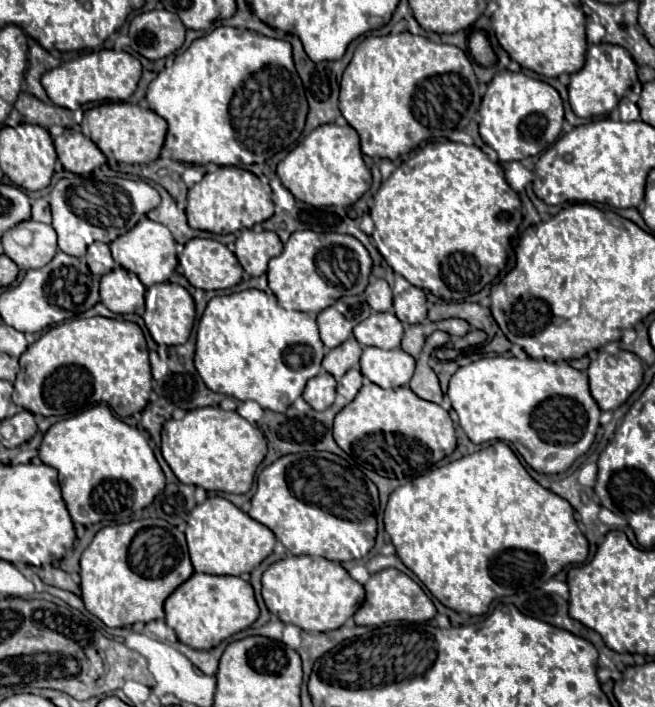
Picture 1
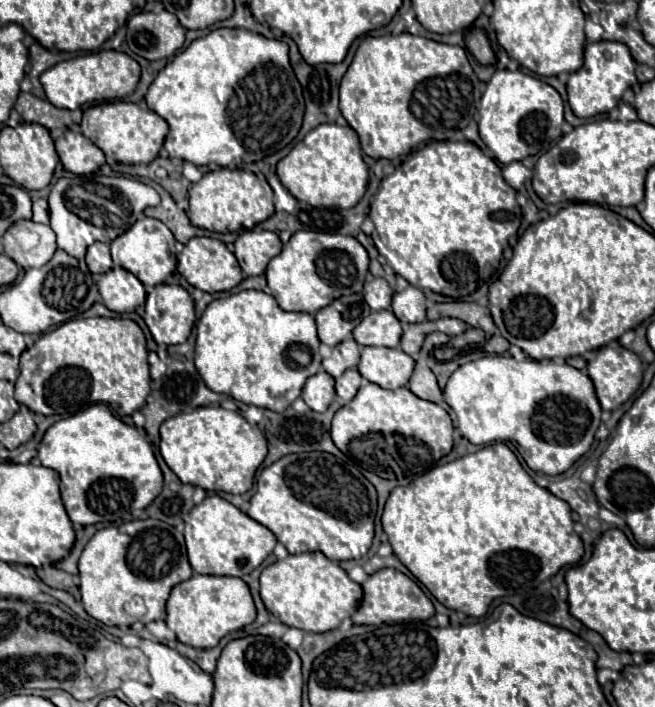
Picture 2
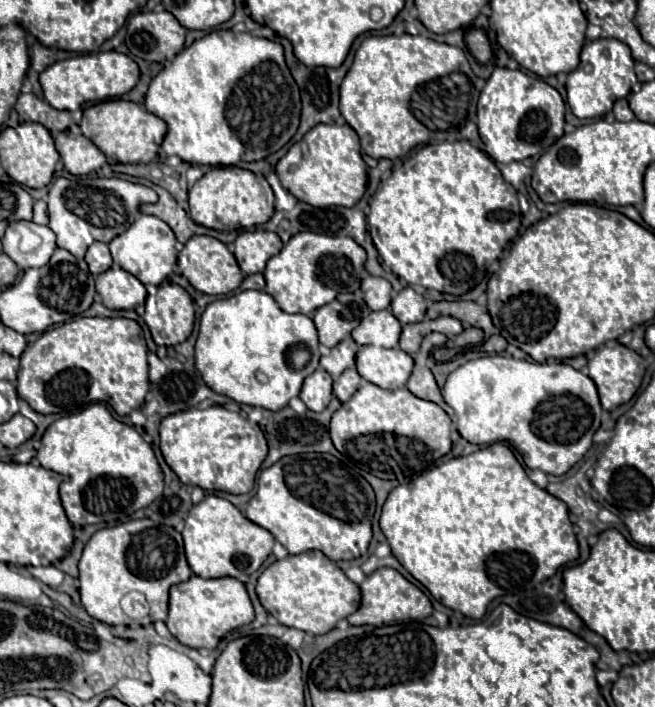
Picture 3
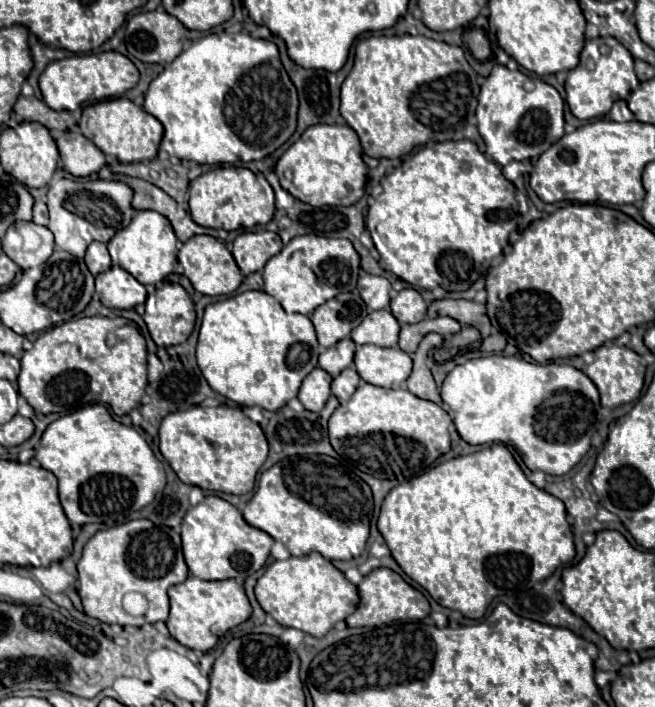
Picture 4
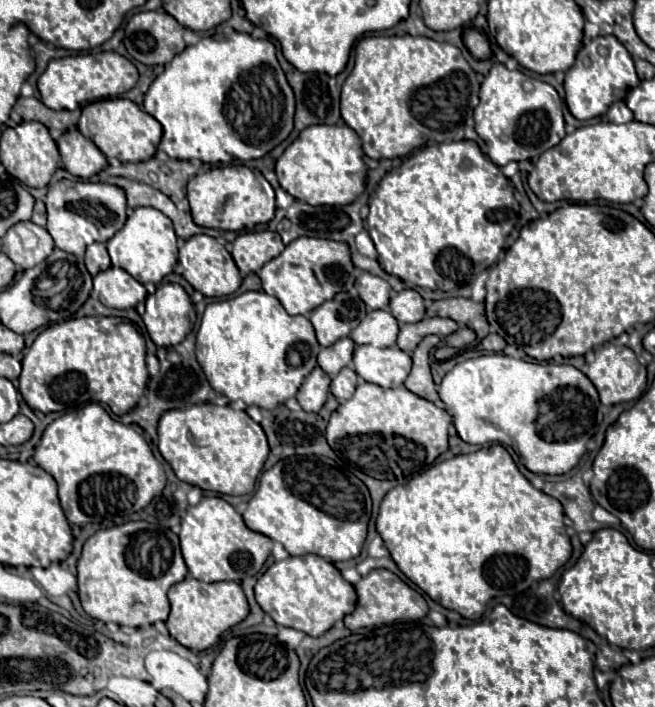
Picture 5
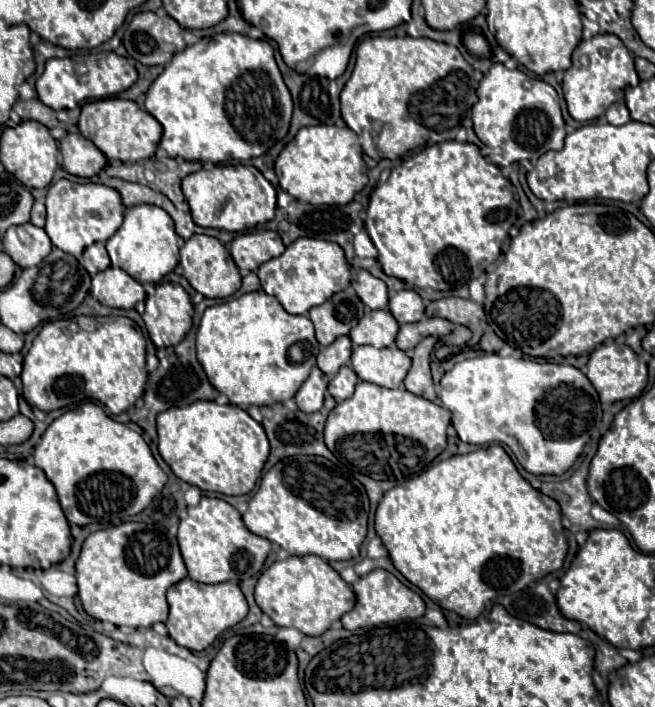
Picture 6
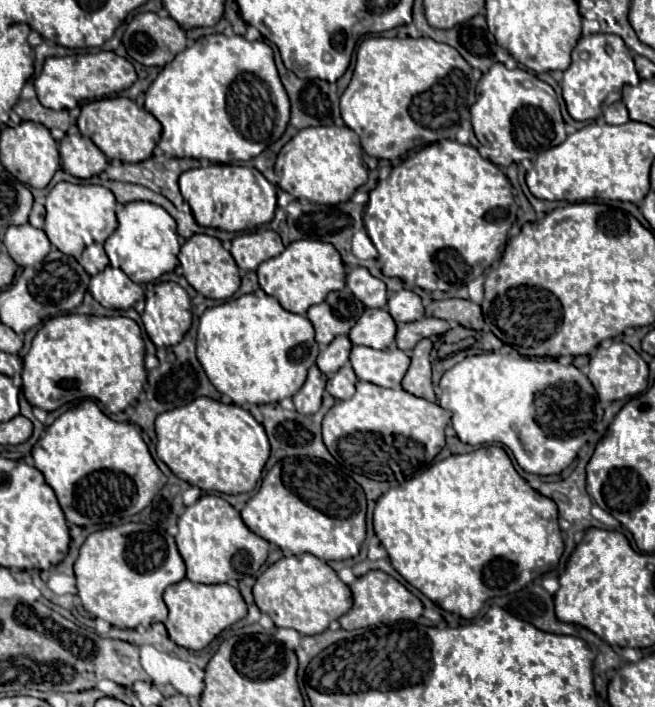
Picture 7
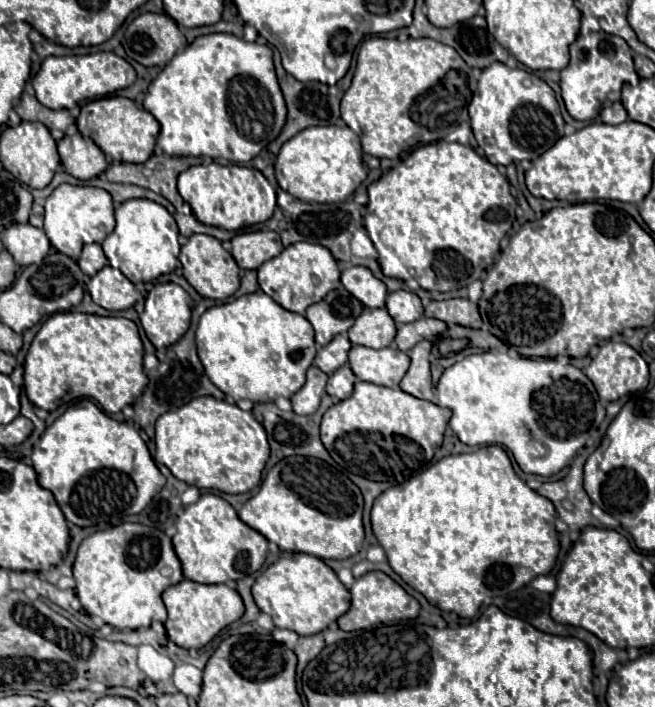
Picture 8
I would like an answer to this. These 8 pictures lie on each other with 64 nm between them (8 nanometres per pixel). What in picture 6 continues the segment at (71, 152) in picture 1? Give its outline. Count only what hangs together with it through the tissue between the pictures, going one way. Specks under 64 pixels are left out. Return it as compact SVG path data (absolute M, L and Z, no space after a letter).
M80 132L64 136L58 140L62 154L62 168L80 178L92 178L102 168L106 168L106 156L94 146L92 140L84 138Z

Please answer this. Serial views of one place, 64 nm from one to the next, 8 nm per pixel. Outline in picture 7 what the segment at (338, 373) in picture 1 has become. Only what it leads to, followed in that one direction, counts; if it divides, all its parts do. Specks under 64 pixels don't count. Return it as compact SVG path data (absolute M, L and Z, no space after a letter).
M336 336L326 348L320 350L318 360L316 360L318 368L320 368L328 378L334 376L334 372L348 362L350 348L352 348L352 344L350 344L348 336Z

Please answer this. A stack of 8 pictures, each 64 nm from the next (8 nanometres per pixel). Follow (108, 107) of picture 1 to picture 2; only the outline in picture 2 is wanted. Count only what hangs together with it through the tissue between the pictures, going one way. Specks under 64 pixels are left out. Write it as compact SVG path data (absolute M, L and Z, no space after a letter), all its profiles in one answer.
M102 102L84 110L84 136L92 140L106 156L122 164L148 164L152 162L168 134L168 124L156 112L142 108L134 102Z

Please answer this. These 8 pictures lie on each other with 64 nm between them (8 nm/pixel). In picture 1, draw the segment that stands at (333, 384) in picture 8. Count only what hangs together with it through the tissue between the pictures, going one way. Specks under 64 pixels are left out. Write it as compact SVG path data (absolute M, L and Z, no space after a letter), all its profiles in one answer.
M350 368L350 370L342 376L342 380L338 382L336 390L338 390L338 394L344 396L346 400L354 400L354 396L356 396L358 390L362 388L362 382L364 382L364 376L360 374L360 370L358 370L358 368Z

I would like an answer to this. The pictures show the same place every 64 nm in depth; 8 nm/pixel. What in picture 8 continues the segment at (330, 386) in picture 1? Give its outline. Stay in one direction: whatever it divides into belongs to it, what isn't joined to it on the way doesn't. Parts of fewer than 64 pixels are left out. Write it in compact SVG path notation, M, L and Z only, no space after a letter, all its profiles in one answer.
M310 366L308 368L308 378L306 378L306 384L290 398L292 402L292 408L296 414L314 414L318 404L320 404L320 396L324 392L324 386L326 386L326 380L328 376L316 368L316 366Z

